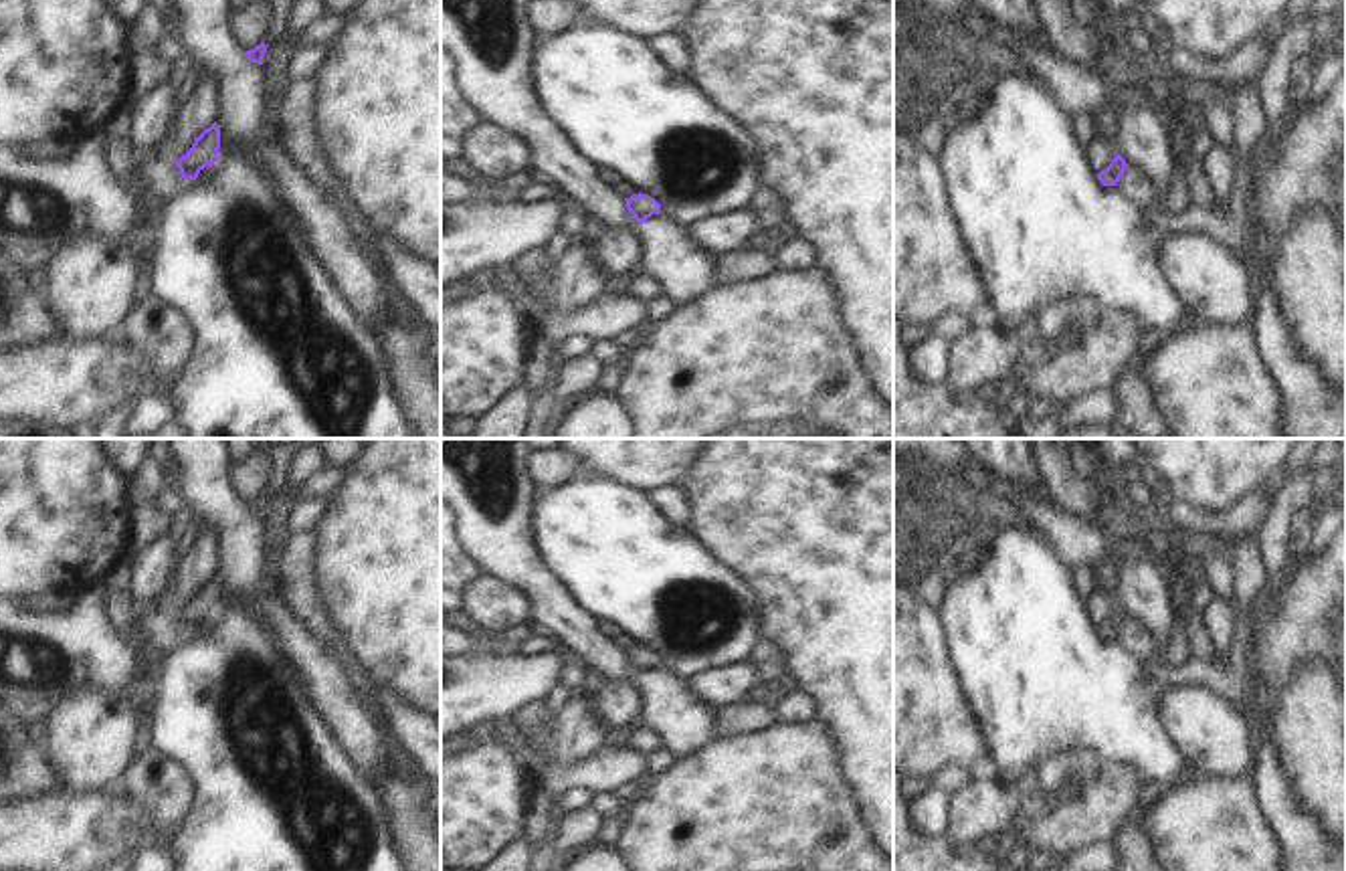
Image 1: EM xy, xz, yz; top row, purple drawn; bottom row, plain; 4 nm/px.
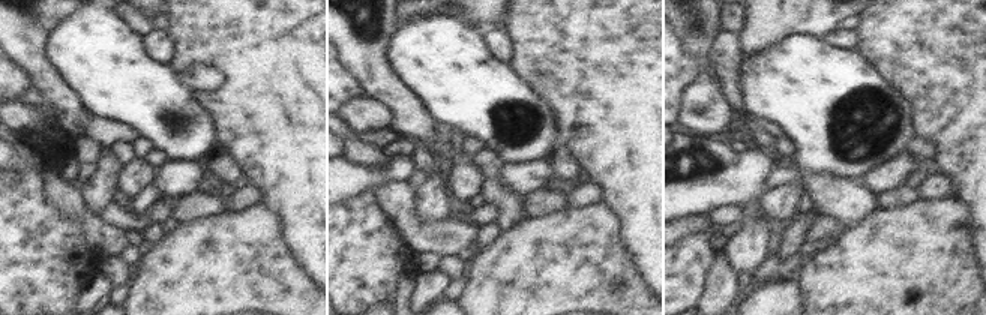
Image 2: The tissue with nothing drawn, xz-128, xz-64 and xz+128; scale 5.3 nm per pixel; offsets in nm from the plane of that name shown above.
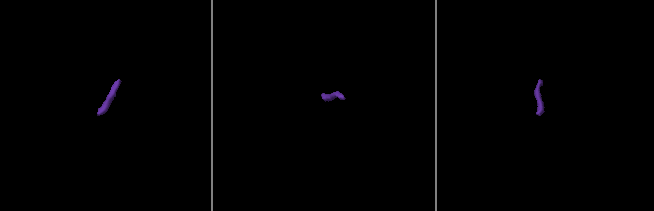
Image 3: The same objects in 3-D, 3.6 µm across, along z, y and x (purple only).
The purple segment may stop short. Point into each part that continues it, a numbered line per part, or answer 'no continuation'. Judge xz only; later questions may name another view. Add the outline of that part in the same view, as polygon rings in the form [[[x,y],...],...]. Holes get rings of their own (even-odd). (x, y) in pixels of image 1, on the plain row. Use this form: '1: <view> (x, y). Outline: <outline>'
no continuation.

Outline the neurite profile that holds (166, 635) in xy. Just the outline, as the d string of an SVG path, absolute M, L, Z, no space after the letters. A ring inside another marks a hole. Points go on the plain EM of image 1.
M137 608L133 637L139 651L152 657L172 653L186 645L194 633L184 633L178 618L162 608Z

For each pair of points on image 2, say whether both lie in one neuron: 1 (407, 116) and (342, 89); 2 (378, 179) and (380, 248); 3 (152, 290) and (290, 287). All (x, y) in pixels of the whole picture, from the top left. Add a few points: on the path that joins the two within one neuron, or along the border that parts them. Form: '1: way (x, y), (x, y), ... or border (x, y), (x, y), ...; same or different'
1: border (342, 65), (356, 80), (363, 95); different
2: border (374, 191), (368, 189), (342, 200); different
3: way (186, 290), (255, 290); same

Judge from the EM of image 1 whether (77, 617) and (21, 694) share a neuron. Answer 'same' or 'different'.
same

